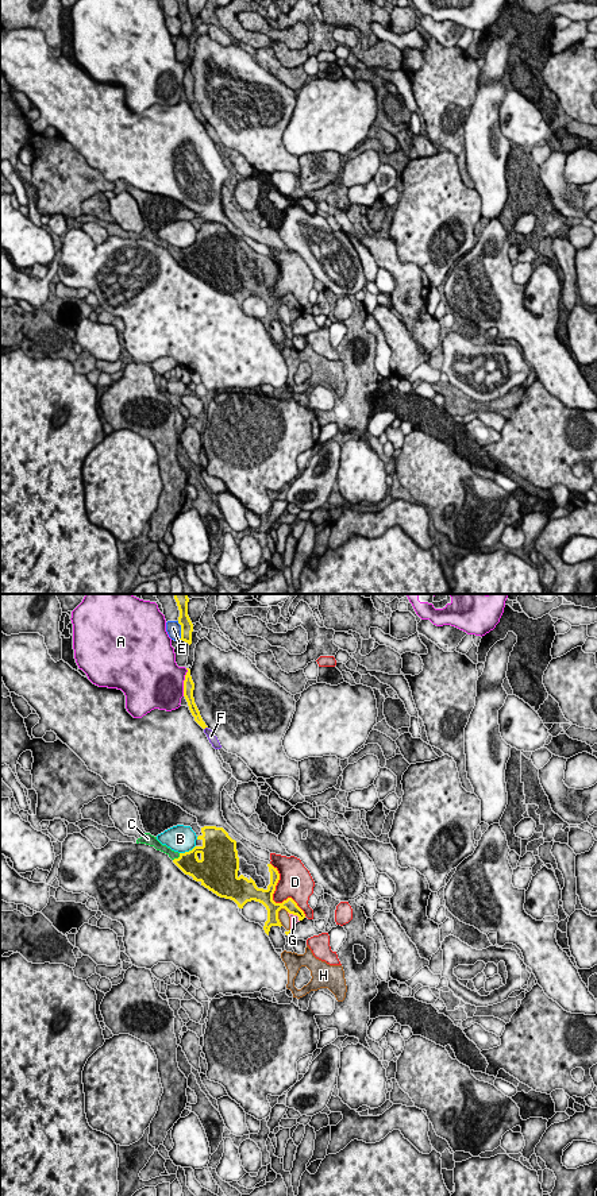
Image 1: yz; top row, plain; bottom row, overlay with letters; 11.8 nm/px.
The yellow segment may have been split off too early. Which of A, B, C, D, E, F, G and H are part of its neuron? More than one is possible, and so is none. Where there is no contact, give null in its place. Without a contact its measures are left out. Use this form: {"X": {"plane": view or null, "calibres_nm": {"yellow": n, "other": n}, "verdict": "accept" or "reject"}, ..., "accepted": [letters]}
{"A": {"plane": "yz", "calibres_nm": {"yellow": 130, "other": 480}, "verdict": "reject"}, "B": {"plane": "yz", "calibres_nm": {"yellow": 240, "other": 320}, "verdict": "reject"}, "C": {"plane": "yz", "calibres_nm": {"yellow": 240, "other": 100}, "verdict": "accept"}, "D": {"plane": "yz", "calibres_nm": {"yellow": 190, "other": 280}, "verdict": "reject"}, "E": {"plane": "yz", "calibres_nm": {"yellow": 160, "other": 180}, "verdict": "reject"}, "F": {"plane": "yz", "calibres_nm": {"yellow": 100, "other": 100}, "verdict": "reject"}, "G": {"plane": "yz", "calibres_nm": {"yellow": 160, "other": 100}, "verdict": "accept"}, "H": {"plane": "yz", "calibres_nm": {"yellow": 160, "other": 130}, "verdict": "reject"}, "accepted": ["C", "G"]}

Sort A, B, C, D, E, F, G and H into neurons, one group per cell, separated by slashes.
A / B / C G / D / E / F / H

